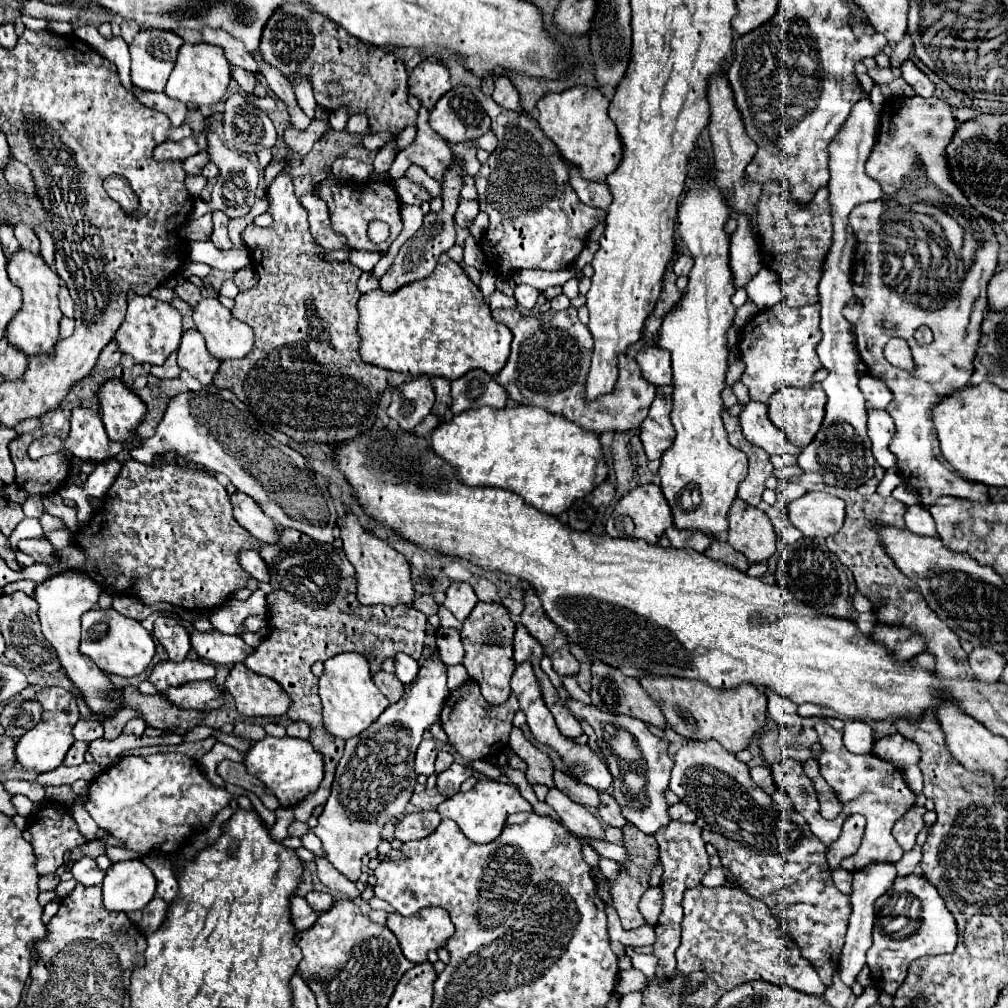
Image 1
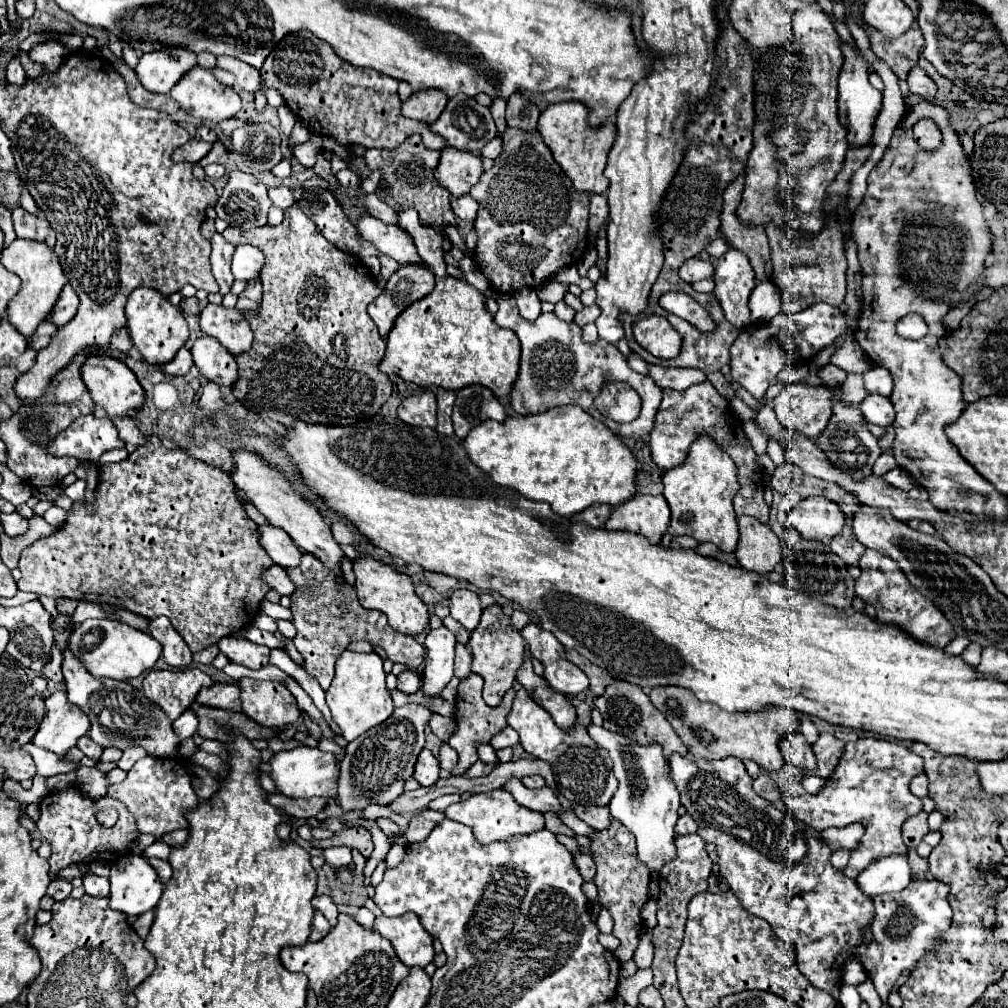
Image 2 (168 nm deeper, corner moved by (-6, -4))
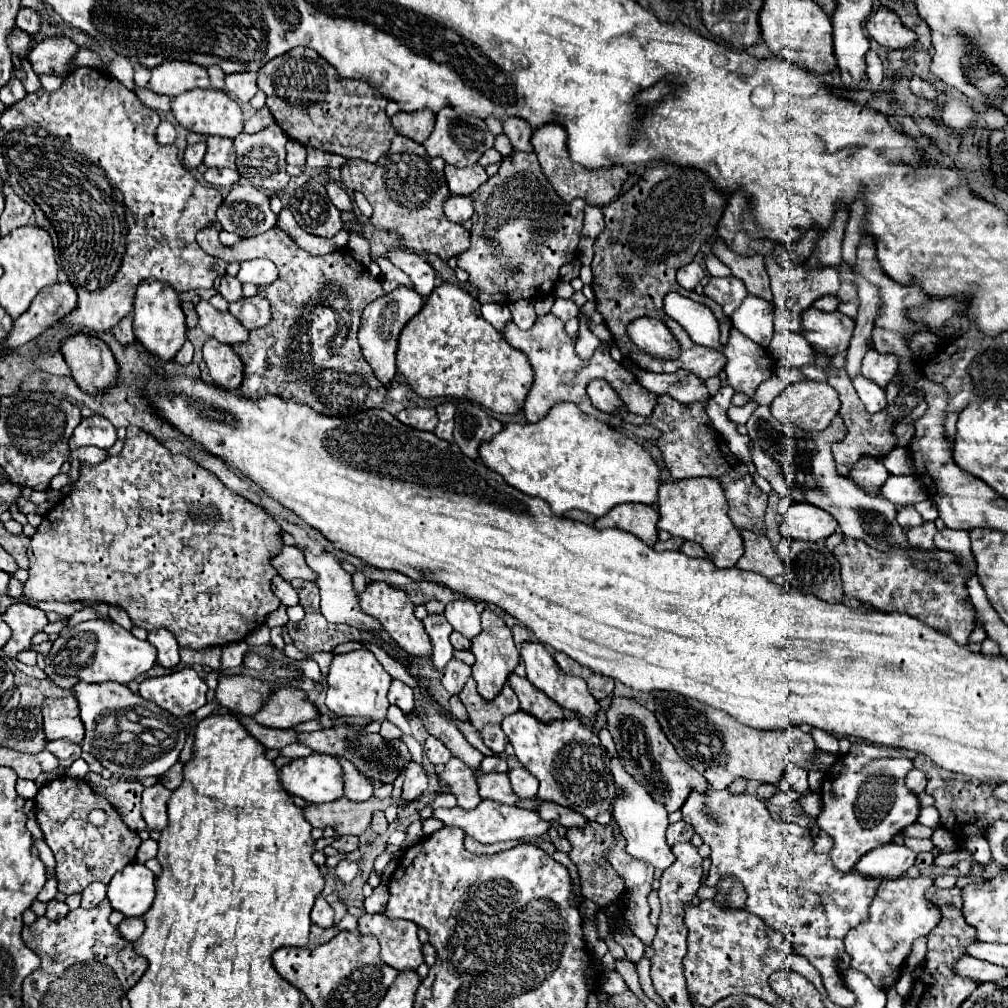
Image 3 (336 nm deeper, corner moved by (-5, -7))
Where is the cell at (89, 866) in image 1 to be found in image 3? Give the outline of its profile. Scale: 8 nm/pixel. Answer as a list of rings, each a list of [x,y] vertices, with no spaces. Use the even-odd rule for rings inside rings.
[[[101,882],[89,884],[89,886],[81,892],[81,906],[83,906],[83,908],[91,908],[91,906],[99,904],[101,900],[105,900],[105,892],[107,892],[107,886],[105,886],[105,884],[101,884]]]

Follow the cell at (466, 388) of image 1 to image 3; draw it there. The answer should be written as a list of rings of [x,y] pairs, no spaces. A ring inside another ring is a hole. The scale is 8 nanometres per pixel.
[[[461,402],[455,412],[455,444],[471,460],[479,458],[479,446],[489,442],[497,432],[501,432],[501,422],[491,418],[481,406],[471,402]]]

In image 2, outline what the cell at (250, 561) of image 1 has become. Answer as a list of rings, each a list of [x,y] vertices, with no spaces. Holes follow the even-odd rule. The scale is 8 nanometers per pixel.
[[[272,565],[272,567],[264,569],[264,575],[262,577],[280,595],[290,595],[294,591],[294,583],[290,583],[286,571],[282,567],[278,567],[278,565]]]

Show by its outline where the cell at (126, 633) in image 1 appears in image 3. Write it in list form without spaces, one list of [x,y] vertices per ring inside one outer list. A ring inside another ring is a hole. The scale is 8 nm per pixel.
[[[89,620],[63,632],[45,656],[45,674],[59,686],[71,690],[77,682],[119,682],[127,684],[151,670],[157,650],[147,640],[135,638],[129,630],[111,620]]]

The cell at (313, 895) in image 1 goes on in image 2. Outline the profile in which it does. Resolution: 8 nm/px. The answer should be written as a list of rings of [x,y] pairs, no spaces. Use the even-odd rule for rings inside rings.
[[[328,895],[314,897],[314,899],[312,899],[312,905],[314,905],[314,909],[322,911],[322,915],[324,915],[324,917],[330,921],[330,925],[336,925],[338,909],[336,909],[336,903],[332,901],[332,897],[328,897]]]

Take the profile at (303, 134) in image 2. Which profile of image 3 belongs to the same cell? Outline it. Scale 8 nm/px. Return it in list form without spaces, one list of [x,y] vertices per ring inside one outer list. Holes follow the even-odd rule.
[[[289,140],[287,142],[287,162],[293,164],[293,166],[299,166],[299,168],[305,168],[305,158],[307,158],[305,146],[301,146],[299,142]]]

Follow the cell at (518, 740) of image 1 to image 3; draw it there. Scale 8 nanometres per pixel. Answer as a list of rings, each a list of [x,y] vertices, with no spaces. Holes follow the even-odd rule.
[[[513,768],[507,772],[509,780],[511,780],[511,788],[519,798],[535,798],[537,796],[537,788],[539,782],[537,778],[533,778],[533,774],[527,772],[525,768]]]

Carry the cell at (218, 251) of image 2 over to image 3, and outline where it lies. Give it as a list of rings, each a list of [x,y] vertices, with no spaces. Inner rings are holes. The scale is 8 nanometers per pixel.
[[[225,276],[221,280],[221,286],[219,286],[219,294],[231,304],[231,302],[237,302],[243,298],[243,292],[241,292],[241,282],[237,278],[231,278],[231,276]]]

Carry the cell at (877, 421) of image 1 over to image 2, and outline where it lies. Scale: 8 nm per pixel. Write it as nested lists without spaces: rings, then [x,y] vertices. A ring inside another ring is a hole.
[[[868,395],[862,403],[860,409],[866,417],[868,423],[878,425],[878,427],[890,427],[894,423],[894,405],[890,403],[890,399],[882,397],[882,395]]]

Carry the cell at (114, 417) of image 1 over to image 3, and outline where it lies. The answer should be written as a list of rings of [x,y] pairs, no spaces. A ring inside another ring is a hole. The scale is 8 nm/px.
[[[75,334],[61,342],[61,354],[81,390],[95,396],[117,380],[117,364],[109,346],[87,334]]]

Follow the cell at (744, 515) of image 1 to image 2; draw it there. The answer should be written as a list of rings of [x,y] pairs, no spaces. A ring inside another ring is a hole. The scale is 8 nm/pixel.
[[[738,517],[740,539],[736,547],[736,557],[740,567],[756,573],[770,573],[782,559],[782,547],[776,533],[754,517]]]

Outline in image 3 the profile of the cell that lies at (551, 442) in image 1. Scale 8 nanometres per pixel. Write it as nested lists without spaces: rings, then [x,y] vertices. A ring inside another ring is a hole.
[[[559,402],[557,406],[553,406],[549,416],[537,424],[507,424],[499,434],[493,436],[491,442],[485,442],[479,448],[479,456],[491,470],[499,472],[509,486],[525,492],[527,496],[545,500],[557,516],[563,516],[565,512],[577,508],[599,518],[607,510],[623,502],[637,502],[647,506],[657,504],[661,470],[651,454],[627,434],[599,422],[593,416],[587,416],[569,402]]]

